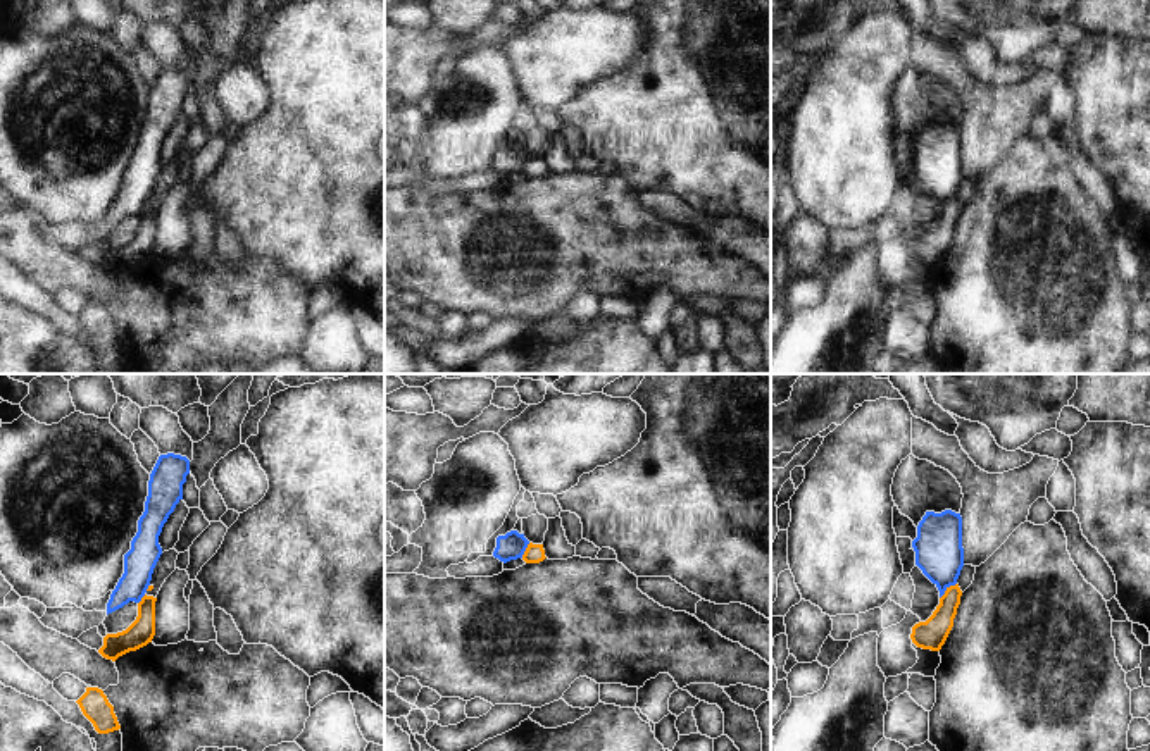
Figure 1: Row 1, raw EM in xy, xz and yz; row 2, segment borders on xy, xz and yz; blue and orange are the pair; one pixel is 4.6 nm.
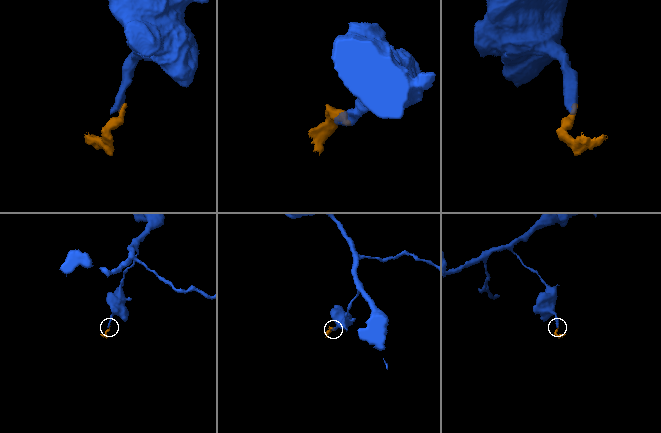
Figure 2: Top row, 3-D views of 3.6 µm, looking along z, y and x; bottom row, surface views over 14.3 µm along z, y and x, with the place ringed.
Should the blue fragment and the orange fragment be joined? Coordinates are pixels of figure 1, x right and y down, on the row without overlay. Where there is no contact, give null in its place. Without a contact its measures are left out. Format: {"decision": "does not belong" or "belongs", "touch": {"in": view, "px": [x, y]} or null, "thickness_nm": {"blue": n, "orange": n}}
{"decision": "does not belong", "touch": {"in": "yz", "px": [945, 204]}, "thickness_nm": {"blue": 220, "orange": 140}}

